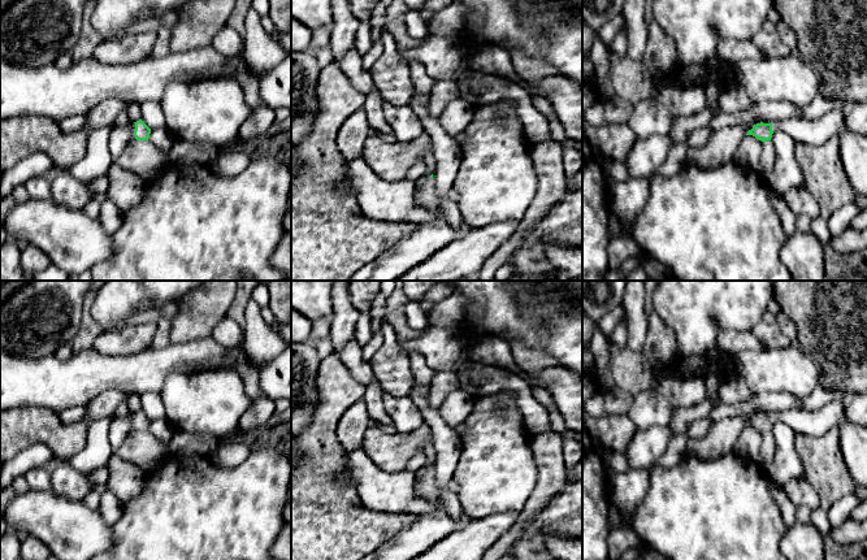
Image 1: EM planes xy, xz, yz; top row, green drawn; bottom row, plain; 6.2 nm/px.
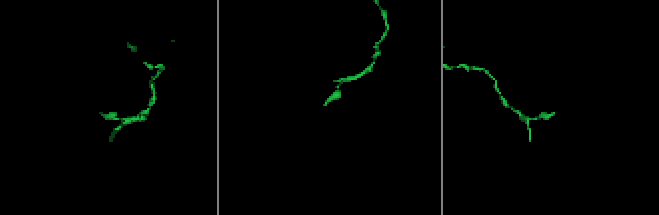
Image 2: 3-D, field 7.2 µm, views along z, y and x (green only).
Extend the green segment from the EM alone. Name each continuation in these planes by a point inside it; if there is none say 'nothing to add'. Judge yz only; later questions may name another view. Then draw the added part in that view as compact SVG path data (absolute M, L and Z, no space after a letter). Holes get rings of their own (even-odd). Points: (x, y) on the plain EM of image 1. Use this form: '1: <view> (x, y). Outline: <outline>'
1: yz (814, 424). Outline: M833 400L820 409L792 409L772 414L772 422L786 424L796 434L819 438L846 421L846 400Z

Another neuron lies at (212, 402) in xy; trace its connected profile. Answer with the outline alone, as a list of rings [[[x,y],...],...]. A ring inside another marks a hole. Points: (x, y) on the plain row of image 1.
[[[230,368],[209,369],[191,374],[173,373],[160,391],[165,407],[165,418],[173,429],[191,434],[211,434],[218,439],[238,430],[242,414],[251,405],[244,383]]]

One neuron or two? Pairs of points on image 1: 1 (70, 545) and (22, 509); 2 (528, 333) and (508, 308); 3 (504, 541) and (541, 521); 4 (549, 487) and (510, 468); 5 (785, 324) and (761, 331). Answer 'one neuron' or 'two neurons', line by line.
1: one neuron
2: one neuron
3: two neurons
4: two neurons
5: two neurons

